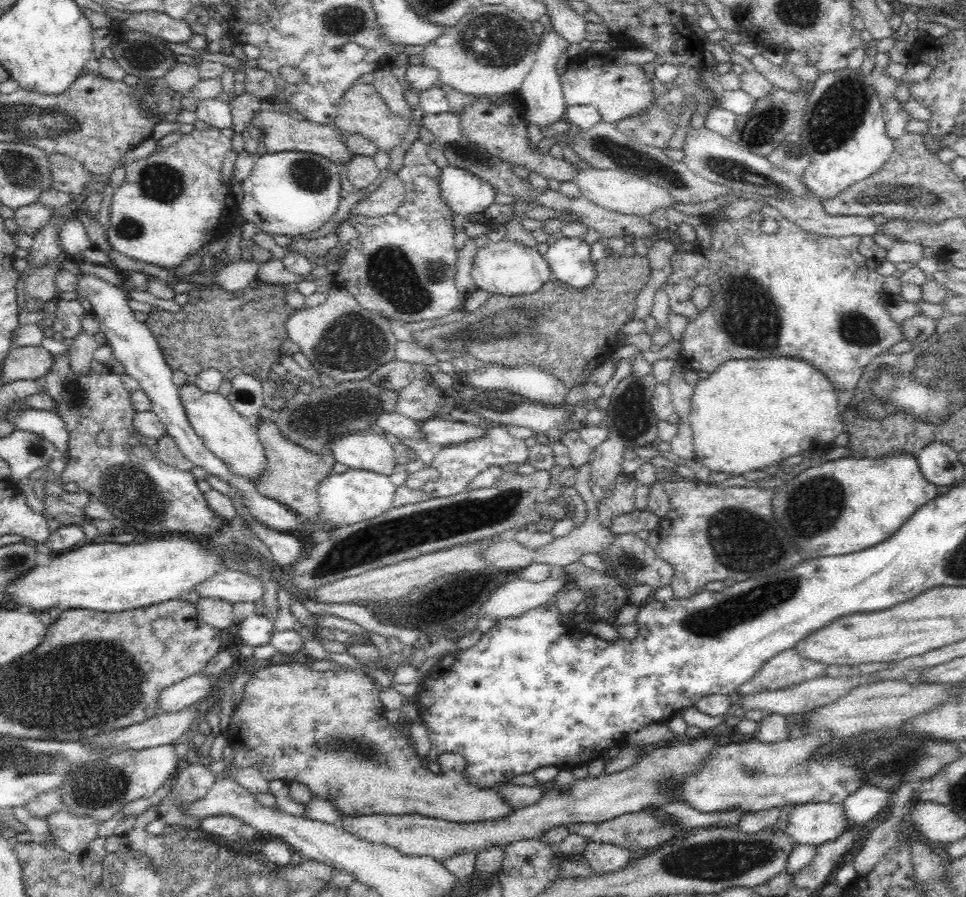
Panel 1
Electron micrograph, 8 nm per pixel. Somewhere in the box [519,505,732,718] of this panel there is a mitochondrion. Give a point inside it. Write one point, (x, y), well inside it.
(626, 559)

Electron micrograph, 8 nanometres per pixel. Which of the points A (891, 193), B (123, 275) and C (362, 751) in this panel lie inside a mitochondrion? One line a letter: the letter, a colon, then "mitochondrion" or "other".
A: mitochondrion
B: other
C: mitochondrion

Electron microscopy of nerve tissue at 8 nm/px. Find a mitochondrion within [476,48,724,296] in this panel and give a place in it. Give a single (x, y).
(621, 152)

